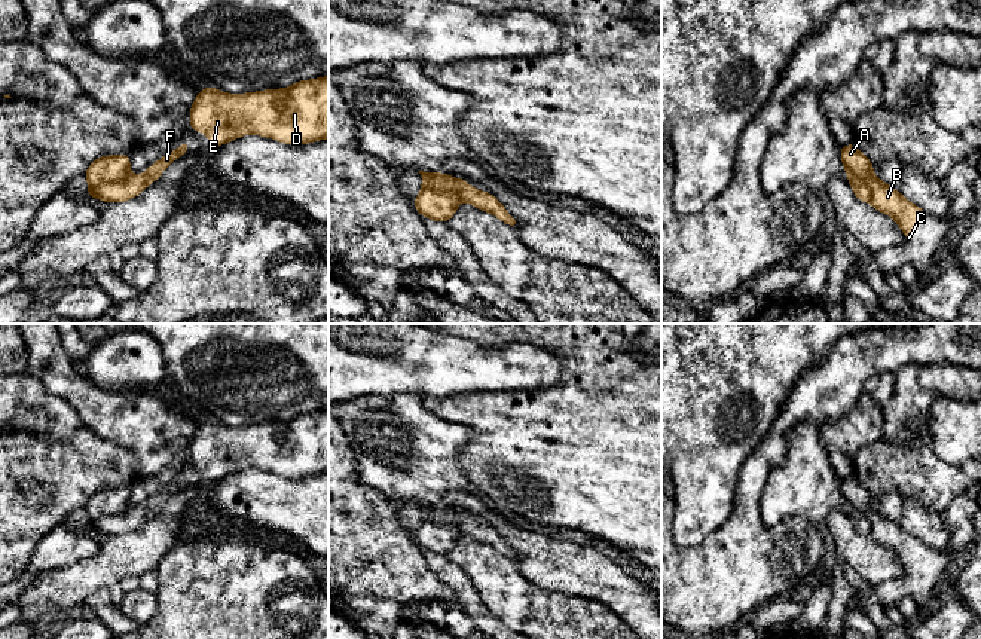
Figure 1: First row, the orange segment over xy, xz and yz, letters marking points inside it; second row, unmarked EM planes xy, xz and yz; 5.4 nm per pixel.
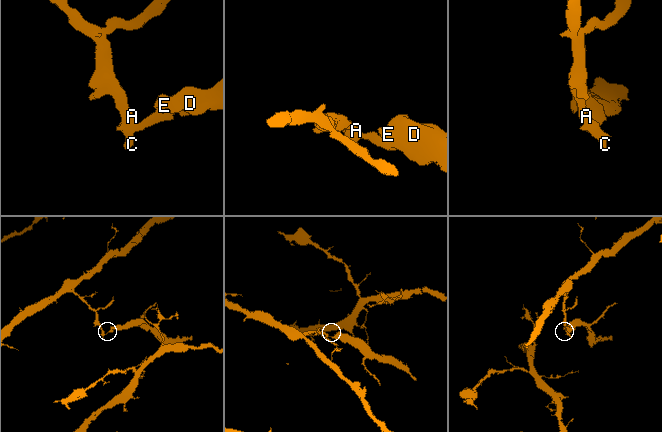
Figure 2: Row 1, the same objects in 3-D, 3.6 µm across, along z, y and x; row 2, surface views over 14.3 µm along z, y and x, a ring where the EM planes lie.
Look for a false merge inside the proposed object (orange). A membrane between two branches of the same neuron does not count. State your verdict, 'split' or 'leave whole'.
split

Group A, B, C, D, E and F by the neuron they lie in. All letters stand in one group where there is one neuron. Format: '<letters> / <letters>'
A B C / D E F

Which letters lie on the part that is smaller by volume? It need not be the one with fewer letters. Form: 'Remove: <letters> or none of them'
Remove: D, E, F

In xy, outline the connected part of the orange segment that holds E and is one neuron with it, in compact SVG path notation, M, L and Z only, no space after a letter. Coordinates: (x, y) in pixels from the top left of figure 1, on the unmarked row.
M328 409L312 413L300 413L285 422L266 422L250 426L224 426L220 422L207 419L189 444L190 464L201 464L210 471L210 479L221 479L247 467L269 470L285 477L306 477L328 471Z

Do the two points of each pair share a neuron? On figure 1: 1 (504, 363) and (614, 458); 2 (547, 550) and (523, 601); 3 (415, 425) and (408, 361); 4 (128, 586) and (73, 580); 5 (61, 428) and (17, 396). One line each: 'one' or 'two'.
1: two
2: two
3: two
4: two
5: one

